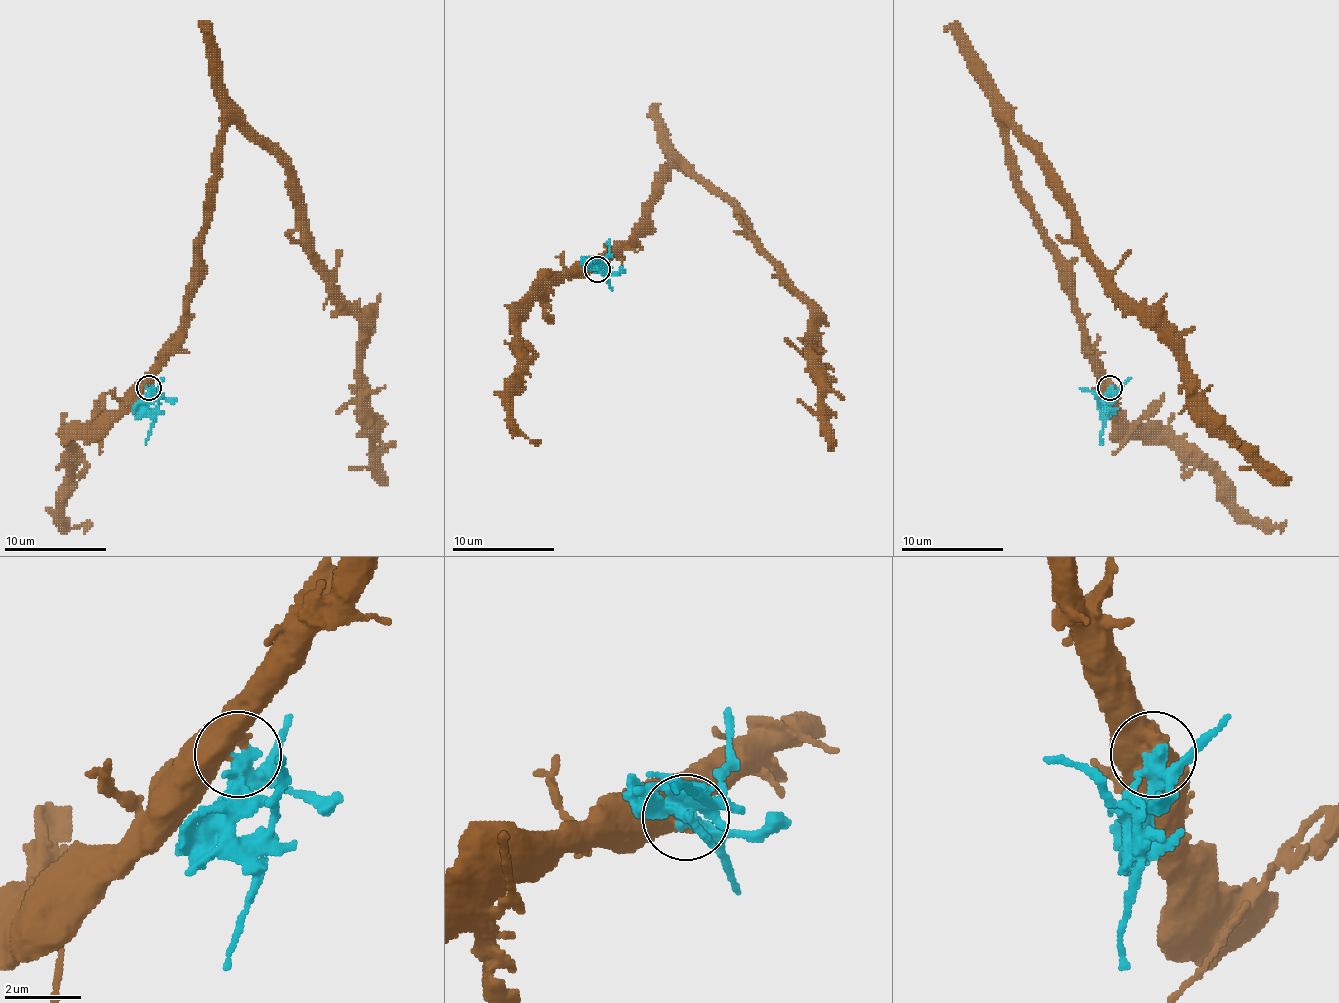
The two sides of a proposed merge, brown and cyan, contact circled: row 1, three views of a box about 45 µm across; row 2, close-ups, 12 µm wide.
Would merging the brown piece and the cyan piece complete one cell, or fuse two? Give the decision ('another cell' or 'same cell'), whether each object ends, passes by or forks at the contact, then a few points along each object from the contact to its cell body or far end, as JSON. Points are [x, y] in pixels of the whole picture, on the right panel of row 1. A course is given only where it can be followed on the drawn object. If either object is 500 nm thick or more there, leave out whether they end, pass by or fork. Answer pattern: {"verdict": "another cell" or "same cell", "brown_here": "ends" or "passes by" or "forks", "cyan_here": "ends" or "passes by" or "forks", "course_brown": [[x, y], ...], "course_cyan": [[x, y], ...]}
{"verdict": "another cell", "course_brown": [[1107, 388], [1067, 266], [1021, 187], [1008, 123], [1049, 166], [1090, 263], [1179, 357], [1194, 393], [1291, 480]], "course_cyan": [[1110, 388], [1102, 444]]}

